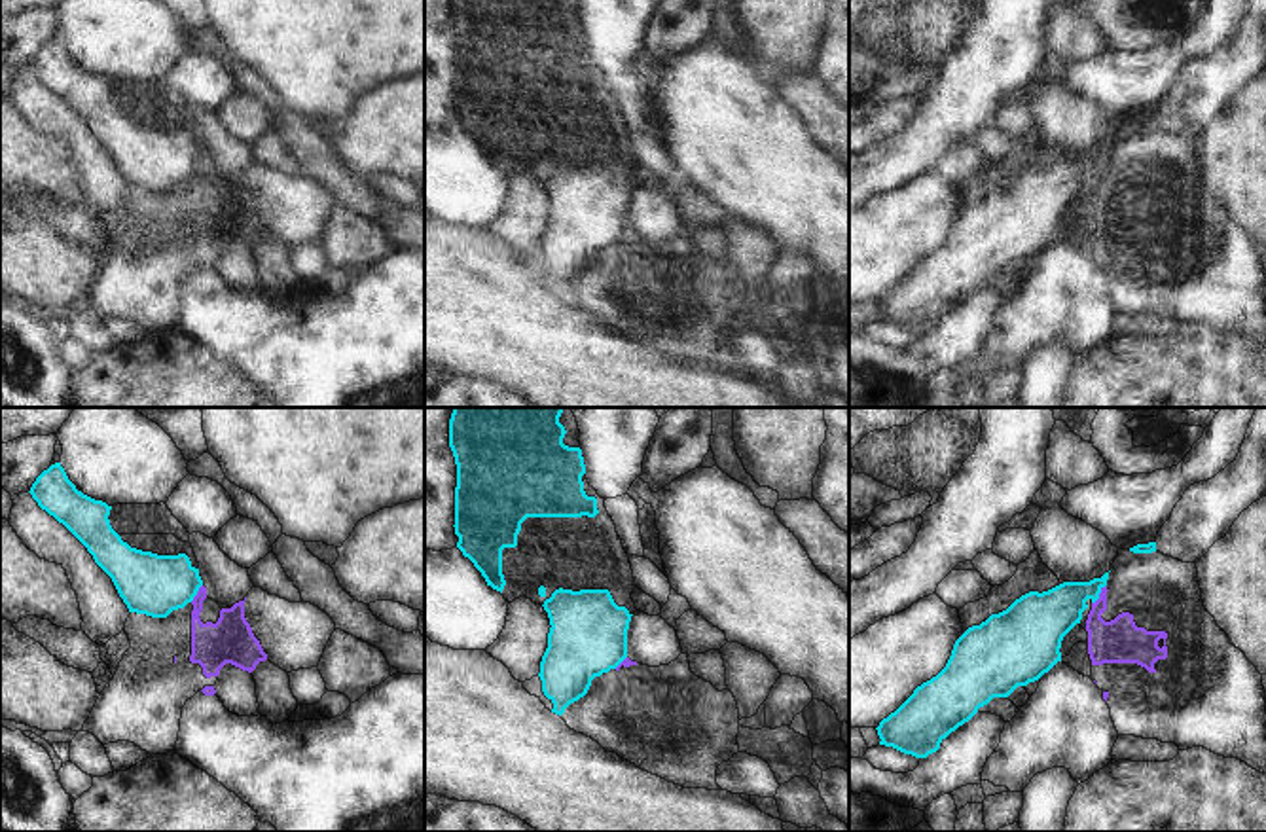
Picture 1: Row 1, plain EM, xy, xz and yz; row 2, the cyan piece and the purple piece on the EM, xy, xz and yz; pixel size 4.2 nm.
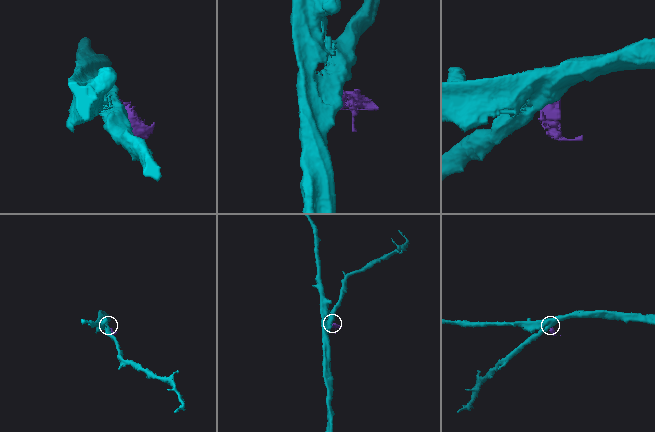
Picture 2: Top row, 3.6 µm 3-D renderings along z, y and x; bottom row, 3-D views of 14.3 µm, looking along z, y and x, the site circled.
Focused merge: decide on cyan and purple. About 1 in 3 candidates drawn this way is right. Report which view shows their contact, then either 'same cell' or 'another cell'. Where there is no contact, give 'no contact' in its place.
contact in yz; another cell

